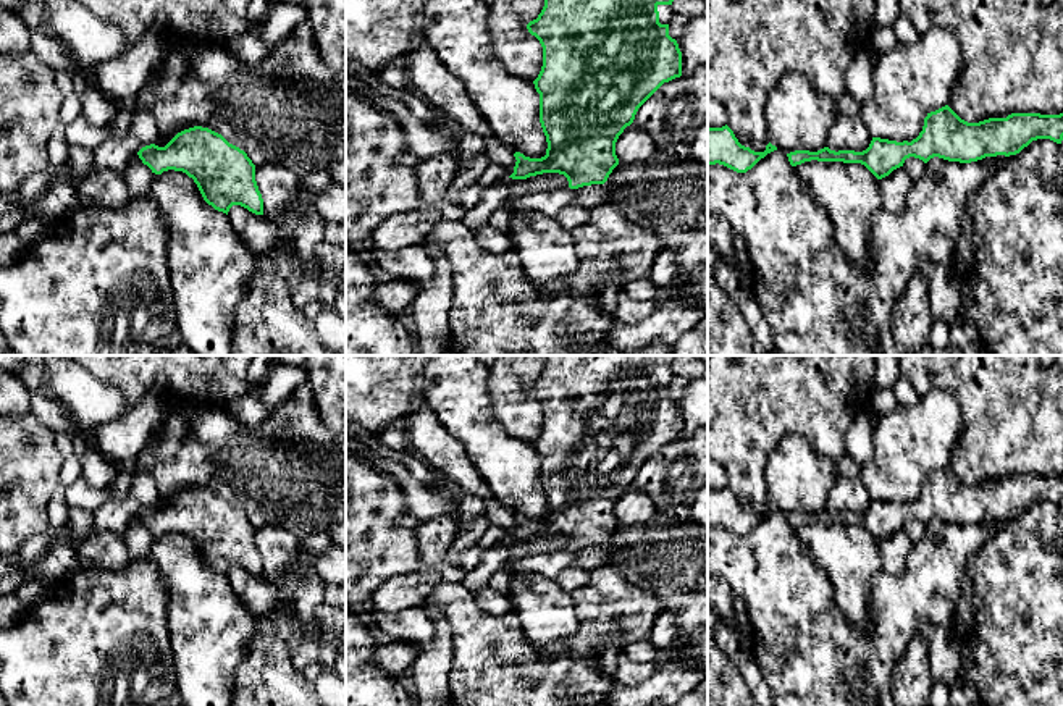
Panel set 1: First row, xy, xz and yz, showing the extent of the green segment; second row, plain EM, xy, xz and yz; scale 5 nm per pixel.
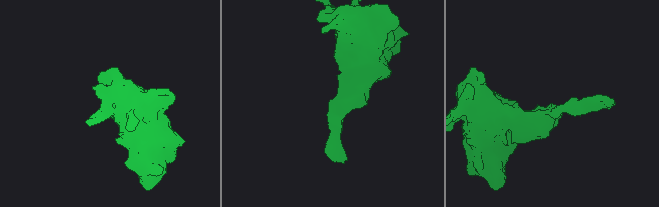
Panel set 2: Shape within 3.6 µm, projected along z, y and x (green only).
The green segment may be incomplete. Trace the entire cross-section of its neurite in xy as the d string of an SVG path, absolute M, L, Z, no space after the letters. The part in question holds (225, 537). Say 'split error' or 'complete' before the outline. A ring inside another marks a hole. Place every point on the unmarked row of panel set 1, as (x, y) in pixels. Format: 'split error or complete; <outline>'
complete; M194 488L178 494L165 509L145 507L137 514L152 535L183 533L197 546L204 562L228 577L233 567L241 567L255 577L263 577L263 561L255 543L255 527L244 512L229 506L221 496Z

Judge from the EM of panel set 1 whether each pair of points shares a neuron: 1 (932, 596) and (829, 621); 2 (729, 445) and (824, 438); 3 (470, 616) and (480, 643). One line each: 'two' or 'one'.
1: one
2: one
3: one

